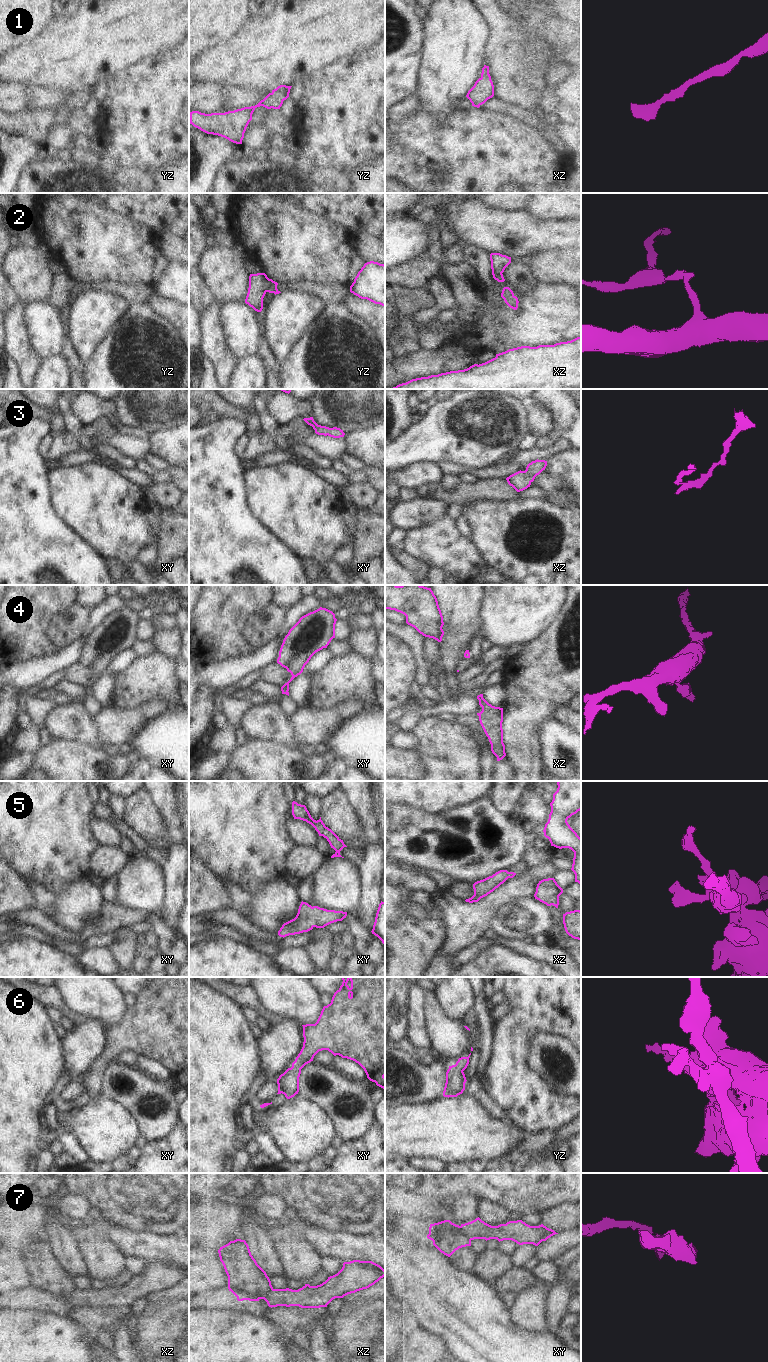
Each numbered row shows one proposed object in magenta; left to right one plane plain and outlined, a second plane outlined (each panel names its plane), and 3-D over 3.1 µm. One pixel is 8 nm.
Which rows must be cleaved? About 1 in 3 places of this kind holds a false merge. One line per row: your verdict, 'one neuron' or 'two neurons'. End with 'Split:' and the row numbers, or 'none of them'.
1: one neuron
2: one neuron
3: one neuron
4: one neuron
5: one neuron
6: one neuron
7: two neurons
Split: 7

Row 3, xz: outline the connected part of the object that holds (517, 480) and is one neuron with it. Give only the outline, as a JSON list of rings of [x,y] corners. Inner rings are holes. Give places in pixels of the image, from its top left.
[[[535,460],[529,463],[525,471],[518,471],[506,478],[508,484],[517,492],[523,491],[530,487],[535,477],[539,475],[547,466],[545,460]]]

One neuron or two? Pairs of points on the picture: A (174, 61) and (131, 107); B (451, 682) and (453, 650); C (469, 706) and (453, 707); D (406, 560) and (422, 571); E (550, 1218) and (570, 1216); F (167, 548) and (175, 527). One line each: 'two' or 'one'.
A: one
B: one
C: one
D: one
E: one
F: one

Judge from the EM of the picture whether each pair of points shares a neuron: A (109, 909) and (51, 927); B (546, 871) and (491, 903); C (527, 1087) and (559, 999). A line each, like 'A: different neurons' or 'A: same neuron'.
A: different neurons
B: same neuron
C: same neuron

